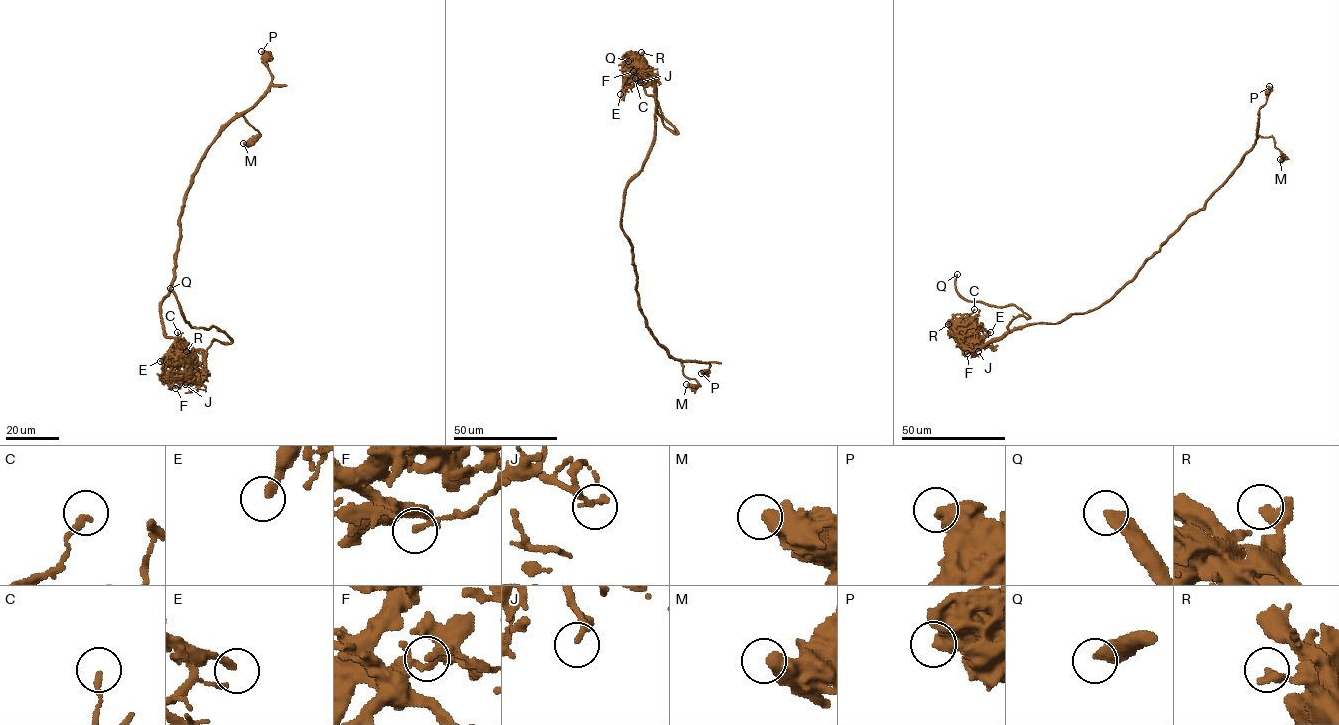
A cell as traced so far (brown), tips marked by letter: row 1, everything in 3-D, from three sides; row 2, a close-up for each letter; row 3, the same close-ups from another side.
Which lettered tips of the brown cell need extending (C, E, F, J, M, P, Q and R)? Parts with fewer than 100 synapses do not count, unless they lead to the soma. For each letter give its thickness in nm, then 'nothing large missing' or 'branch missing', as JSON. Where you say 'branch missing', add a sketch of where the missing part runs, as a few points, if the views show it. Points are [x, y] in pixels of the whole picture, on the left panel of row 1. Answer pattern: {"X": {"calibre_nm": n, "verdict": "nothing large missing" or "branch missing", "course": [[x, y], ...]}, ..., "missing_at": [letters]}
{"C": {"calibre_nm": 200, "verdict": "nothing large missing"}, "E": {"calibre_nm": 220, "verdict": "nothing large missing"}, "F": {"calibre_nm": 120, "verdict": "nothing large missing"}, "J": {"calibre_nm": 200, "verdict": "nothing large missing"}, "M": {"calibre_nm": 550, "verdict": "nothing large missing"}, "P": {"calibre_nm": 600, "verdict": "nothing large missing"}, "Q": {"calibre_nm": 380, "verdict": "branch missing", "course": [[170, 288], [169, 281], [144, 254], [132, 234], [133, 229], [129, 231]]}, "R": {"calibre_nm": 340, "verdict": "nothing large missing"}, "missing_at": ["Q"]}

